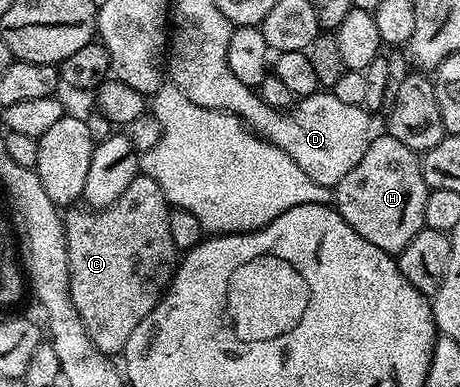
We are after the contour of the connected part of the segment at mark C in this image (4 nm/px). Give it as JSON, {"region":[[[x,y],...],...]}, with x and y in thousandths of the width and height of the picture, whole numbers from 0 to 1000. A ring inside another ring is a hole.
{"region":[[[304,452],[278,473],[278,494],[270,494],[270,504],[261,504],[261,514],[233,540],[198,545],[187,535],[170,537],[154,537],[139,561],[157,783],[165,783],[183,855],[191,855],[213,904],[233,917],[263,915],[304,824],[352,780],[391,672],[391,646],[374,628],[374,587],[365,576],[374,532],[357,494],[348,494],[348,473],[339,473],[339,463]]]}

